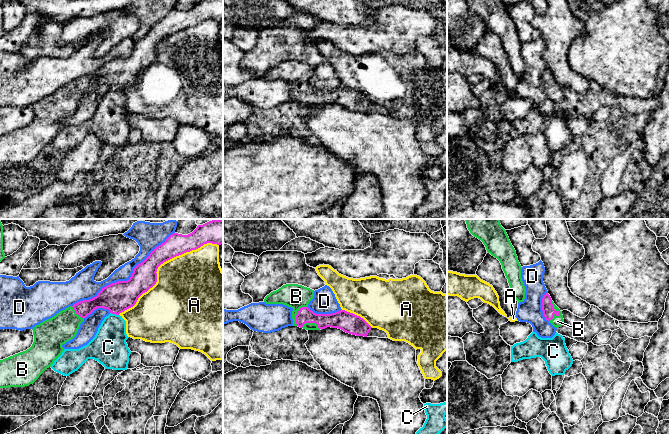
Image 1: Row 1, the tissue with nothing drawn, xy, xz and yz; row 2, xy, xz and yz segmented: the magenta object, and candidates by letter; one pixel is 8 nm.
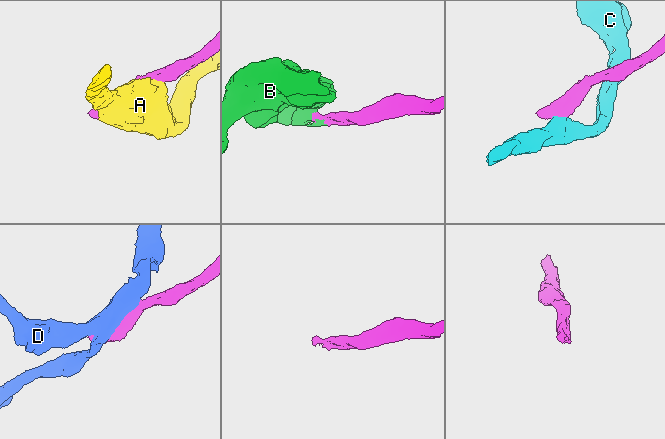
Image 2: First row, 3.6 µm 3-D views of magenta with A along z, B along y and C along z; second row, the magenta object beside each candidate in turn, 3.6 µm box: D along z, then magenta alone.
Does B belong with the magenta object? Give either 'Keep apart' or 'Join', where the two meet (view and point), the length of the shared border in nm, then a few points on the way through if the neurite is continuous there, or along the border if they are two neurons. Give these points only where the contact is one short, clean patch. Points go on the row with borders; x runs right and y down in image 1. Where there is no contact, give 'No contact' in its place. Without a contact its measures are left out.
Join. Touches magenta at yz (559, 312). Shared border 170 nm. Path across: yz (547, 307), (552, 312), (559, 312), (557, 321)

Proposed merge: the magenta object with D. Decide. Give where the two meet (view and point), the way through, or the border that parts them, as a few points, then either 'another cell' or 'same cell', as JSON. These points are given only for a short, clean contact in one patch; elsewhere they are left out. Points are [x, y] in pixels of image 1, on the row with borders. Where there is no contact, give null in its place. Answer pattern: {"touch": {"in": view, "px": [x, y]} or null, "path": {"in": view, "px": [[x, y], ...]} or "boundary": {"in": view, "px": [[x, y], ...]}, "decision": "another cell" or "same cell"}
{"touch": {"in": "xy", "px": [125, 281]}, "decision": "another cell"}

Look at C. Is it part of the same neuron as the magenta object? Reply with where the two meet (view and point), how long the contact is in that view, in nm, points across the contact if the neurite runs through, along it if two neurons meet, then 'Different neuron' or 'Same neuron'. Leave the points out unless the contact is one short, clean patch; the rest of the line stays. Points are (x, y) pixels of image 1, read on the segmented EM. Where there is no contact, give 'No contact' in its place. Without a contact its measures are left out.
Touches magenta at xy (114, 313). Shared border 80 nm. Boundary: xy (110, 312), (118, 315). Different neuron

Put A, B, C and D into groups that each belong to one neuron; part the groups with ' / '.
A / B / C / D

